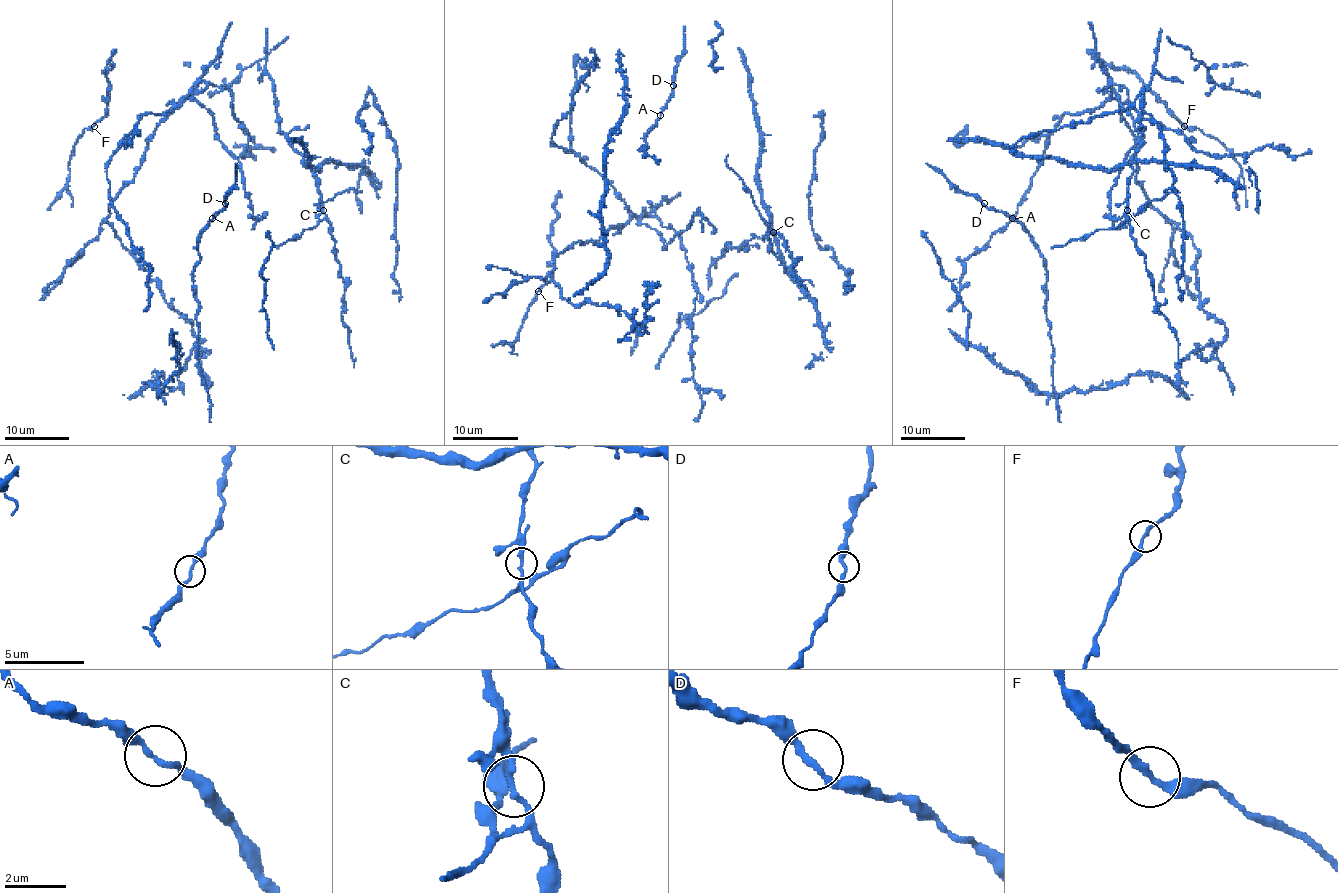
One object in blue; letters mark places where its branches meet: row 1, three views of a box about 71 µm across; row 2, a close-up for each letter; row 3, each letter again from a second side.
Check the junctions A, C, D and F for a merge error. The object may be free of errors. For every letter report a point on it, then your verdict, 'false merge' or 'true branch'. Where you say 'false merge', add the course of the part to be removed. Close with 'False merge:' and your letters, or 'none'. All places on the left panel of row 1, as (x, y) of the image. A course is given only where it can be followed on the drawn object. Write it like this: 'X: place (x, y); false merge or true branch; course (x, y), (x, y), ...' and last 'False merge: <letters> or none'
A: place (212, 218); true branch
C: place (323, 210); false merge; course (323, 210), (325, 219), (331, 226), (339, 271), (346, 287), (341, 321), (347, 329), (354, 367)
D: place (225, 203); true branch
F: place (94, 126); true branch
False merge: C

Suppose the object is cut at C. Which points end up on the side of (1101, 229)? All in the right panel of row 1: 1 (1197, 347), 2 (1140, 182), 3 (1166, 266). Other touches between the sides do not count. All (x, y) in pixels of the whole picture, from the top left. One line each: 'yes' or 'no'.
1: no
2: no
3: no

